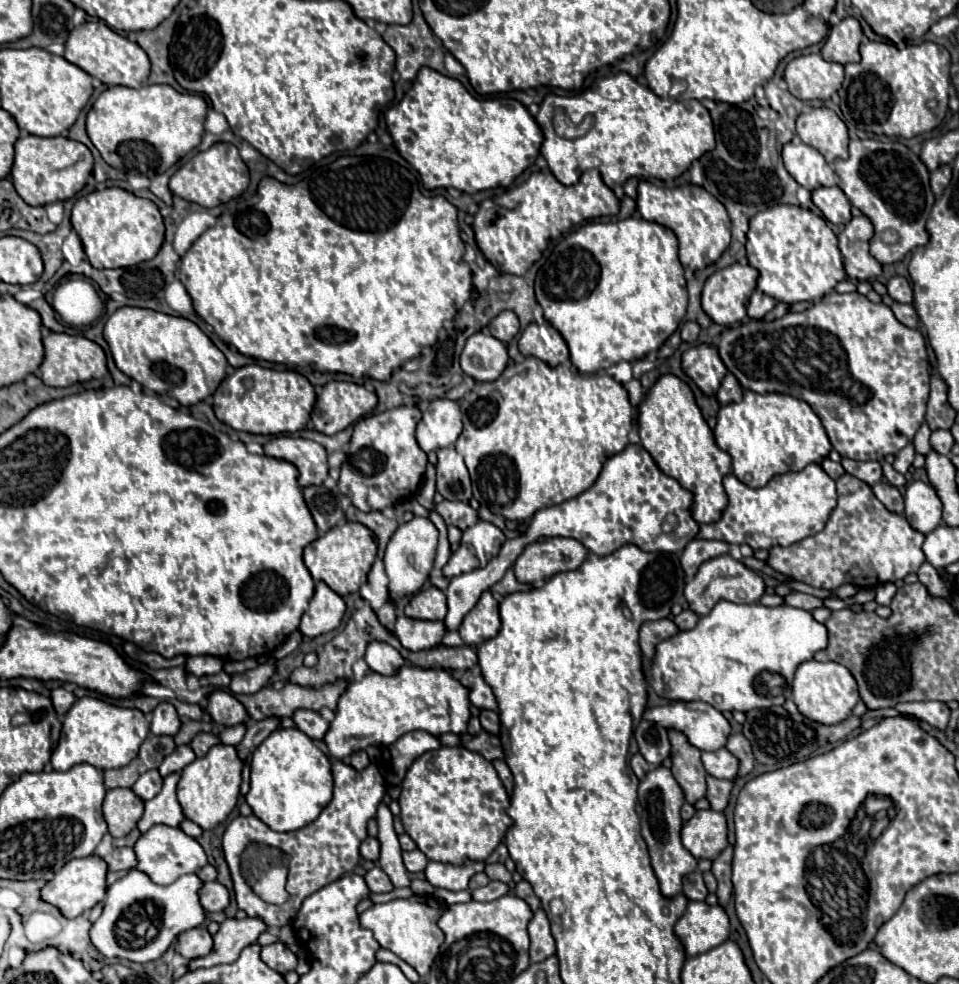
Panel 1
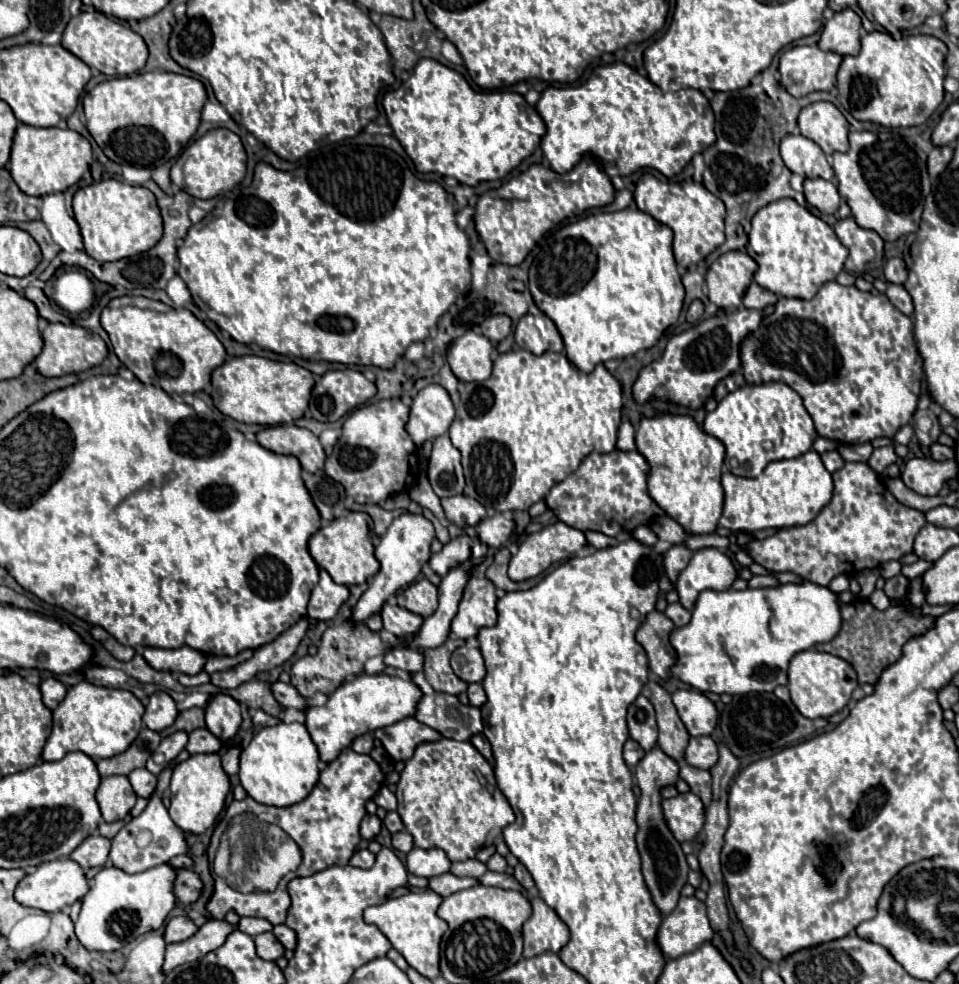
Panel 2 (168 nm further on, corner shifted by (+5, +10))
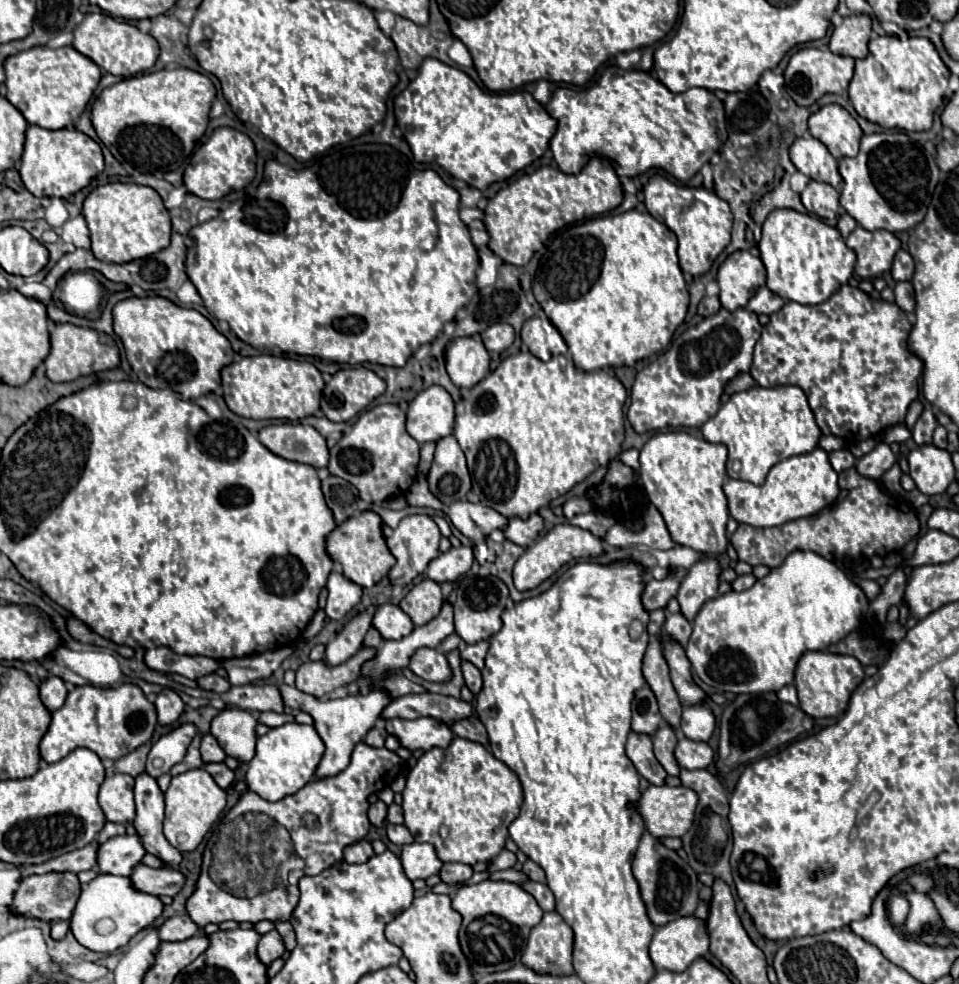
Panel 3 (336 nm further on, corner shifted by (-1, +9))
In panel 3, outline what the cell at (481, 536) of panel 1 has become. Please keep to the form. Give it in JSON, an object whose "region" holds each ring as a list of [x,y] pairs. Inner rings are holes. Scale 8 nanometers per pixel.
{"region":[[[530,515],[528,519],[520,519],[520,517],[512,517],[508,519],[508,525],[504,529],[504,537],[516,545],[530,545],[538,533],[542,531],[542,519],[540,515]]]}

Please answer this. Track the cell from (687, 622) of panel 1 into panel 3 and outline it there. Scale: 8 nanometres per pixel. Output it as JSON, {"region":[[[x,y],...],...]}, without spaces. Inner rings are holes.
{"region":[[[670,613],[666,617],[664,631],[670,633],[670,637],[674,637],[676,641],[680,641],[680,645],[686,645],[688,637],[692,633],[692,625],[690,625],[690,621],[682,613]]]}

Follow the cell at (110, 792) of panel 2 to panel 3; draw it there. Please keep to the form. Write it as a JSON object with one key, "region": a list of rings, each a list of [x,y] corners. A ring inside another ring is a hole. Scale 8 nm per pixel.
{"region":[[[110,775],[104,779],[98,801],[108,821],[114,823],[130,823],[136,817],[134,807],[134,779],[130,775]]]}

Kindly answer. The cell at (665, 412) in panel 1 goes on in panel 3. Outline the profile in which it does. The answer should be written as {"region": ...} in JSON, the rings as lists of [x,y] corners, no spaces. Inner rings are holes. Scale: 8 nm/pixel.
{"region":[[[656,433],[640,451],[640,479],[650,503],[662,513],[672,539],[700,553],[726,551],[728,501],[722,491],[726,477],[726,445],[708,443],[690,433]]]}

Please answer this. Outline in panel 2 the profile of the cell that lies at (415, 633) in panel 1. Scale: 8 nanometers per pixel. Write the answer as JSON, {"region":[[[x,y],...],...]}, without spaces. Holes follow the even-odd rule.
{"region":[[[384,604],[380,616],[382,616],[384,630],[394,632],[398,638],[404,638],[404,636],[416,634],[418,628],[422,626],[422,618],[420,618],[418,614],[412,614],[410,610],[400,608],[400,606]]]}

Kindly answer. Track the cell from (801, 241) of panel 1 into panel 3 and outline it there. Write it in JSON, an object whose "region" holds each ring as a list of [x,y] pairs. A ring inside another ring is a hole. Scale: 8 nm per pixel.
{"region":[[[774,209],[766,217],[758,249],[768,273],[766,287],[786,301],[818,305],[830,299],[830,295],[838,291],[840,285],[848,283],[854,273],[856,253],[846,247],[840,231],[794,209]]]}

